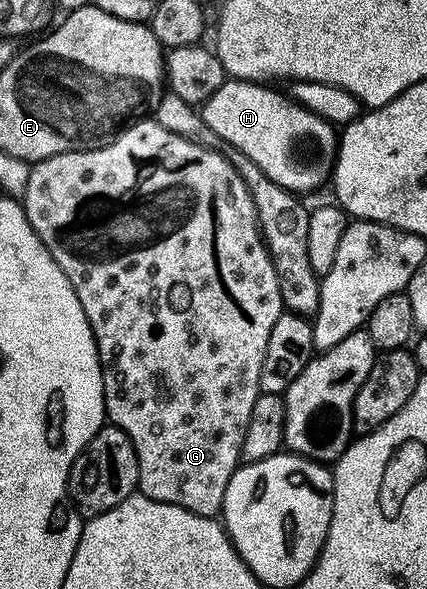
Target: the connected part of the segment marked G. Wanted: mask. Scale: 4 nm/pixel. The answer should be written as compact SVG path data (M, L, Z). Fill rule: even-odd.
M147 117L120 131L103 147L92 151L61 153L34 164L21 202L29 225L45 249L49 249L53 261L57 261L69 285L73 285L73 293L77 293L81 309L85 309L85 317L99 350L103 409L110 426L122 429L133 445L139 470L138 494L158 503L177 505L194 515L218 516L223 510L225 489L241 463L241 445L245 441L249 413L253 413L253 401L257 401L261 394L259 378L261 361L265 361L265 345L269 345L273 324L285 310L281 290L278 289L279 278L263 243L263 234L259 232L259 215L245 181L241 181L237 169L229 165L224 152L193 145L193 141L185 141L185 137L169 133L169 129L161 129L154 118Z

